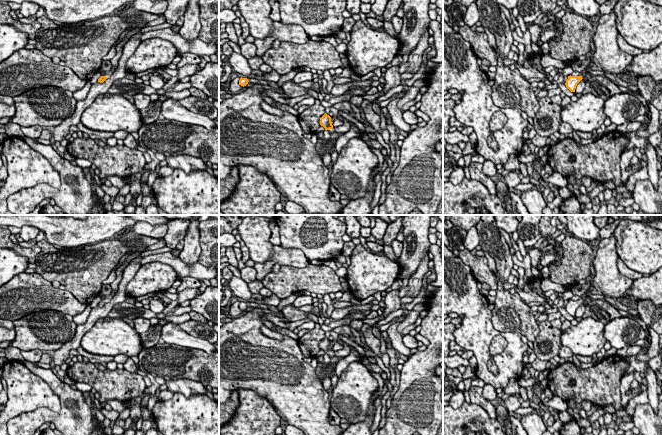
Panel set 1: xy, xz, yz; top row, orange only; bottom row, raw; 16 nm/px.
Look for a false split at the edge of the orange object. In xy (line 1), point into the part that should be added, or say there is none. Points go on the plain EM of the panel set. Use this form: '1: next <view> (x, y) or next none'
1: next xy (113, 292)

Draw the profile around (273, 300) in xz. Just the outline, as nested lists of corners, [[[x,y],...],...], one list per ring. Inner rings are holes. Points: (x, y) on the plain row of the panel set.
[[[253,294],[250,301],[257,304],[265,304],[270,306],[278,306],[283,299],[280,299],[276,295],[272,294],[270,297],[263,297],[260,294]]]

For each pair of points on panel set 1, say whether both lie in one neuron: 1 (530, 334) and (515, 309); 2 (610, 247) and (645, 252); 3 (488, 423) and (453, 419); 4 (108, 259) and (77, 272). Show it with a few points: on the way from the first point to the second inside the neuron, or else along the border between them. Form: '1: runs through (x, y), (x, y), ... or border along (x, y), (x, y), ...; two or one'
1: runs through (529, 328), (516, 315); one
2: border along (614, 235), (618, 255); two
3: runs through (479, 420), (475, 417), (462, 419); one
4: runs through (100, 259), (85, 269); one

